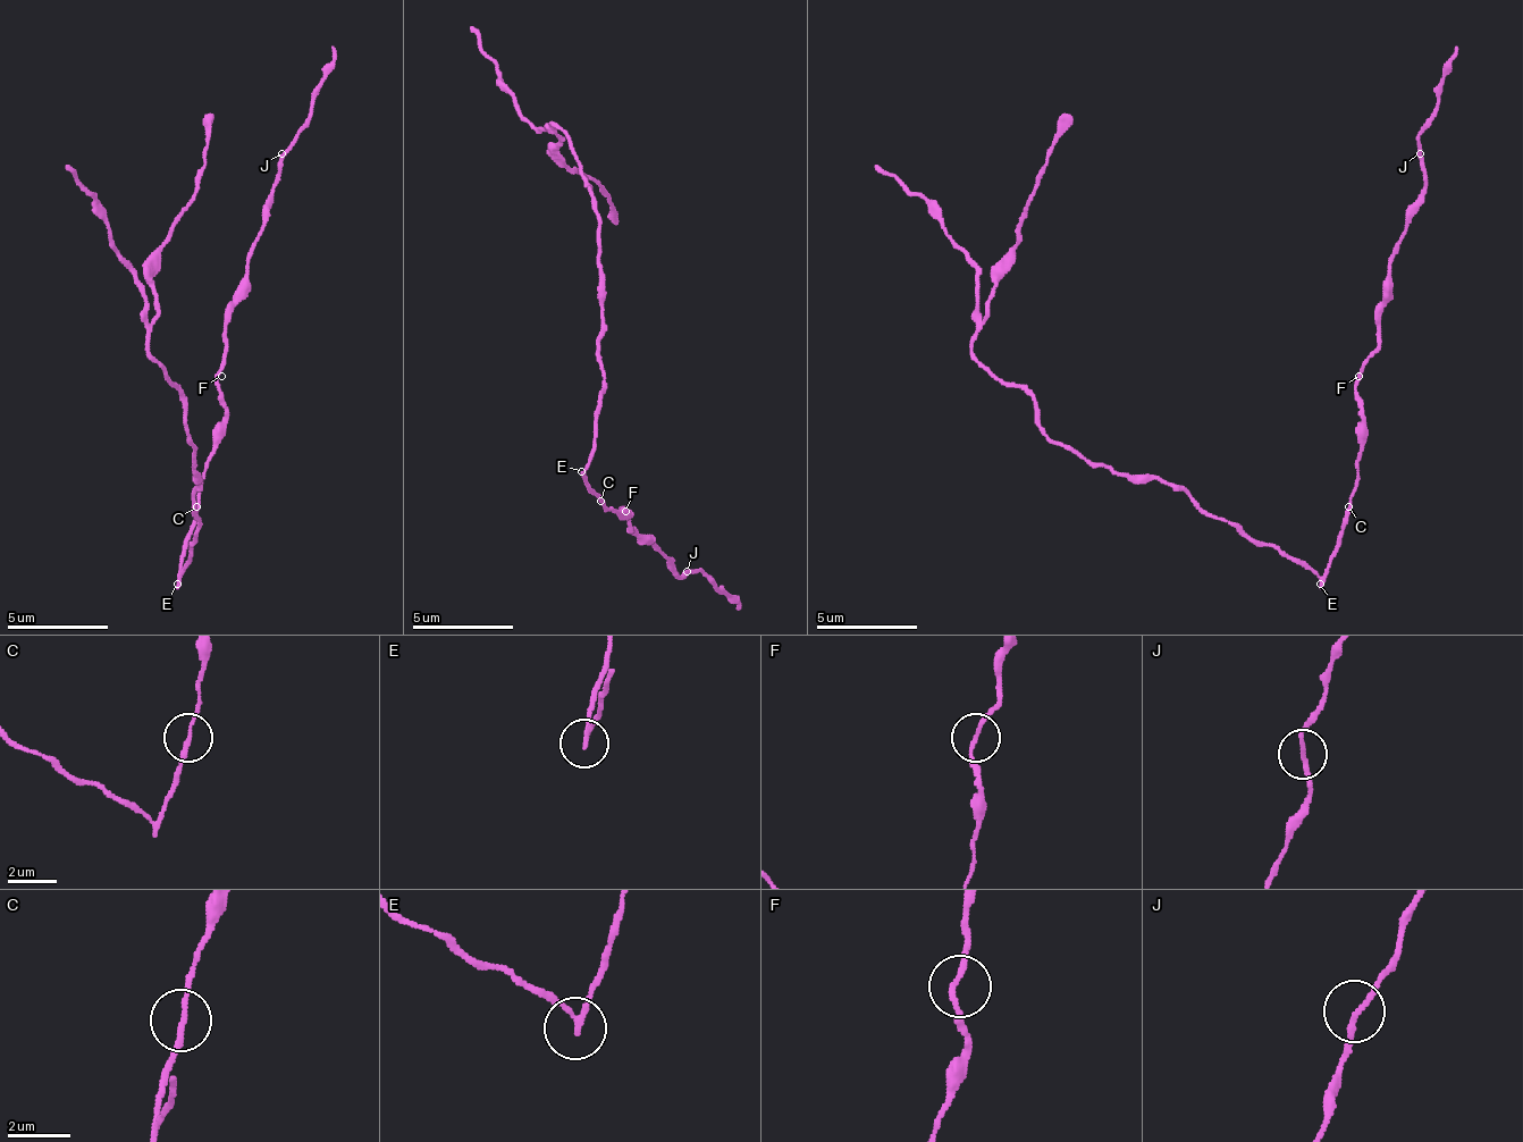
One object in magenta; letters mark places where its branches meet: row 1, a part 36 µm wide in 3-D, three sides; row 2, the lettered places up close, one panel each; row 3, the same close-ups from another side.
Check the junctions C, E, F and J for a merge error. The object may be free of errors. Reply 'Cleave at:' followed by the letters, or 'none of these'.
Cleave at: E

